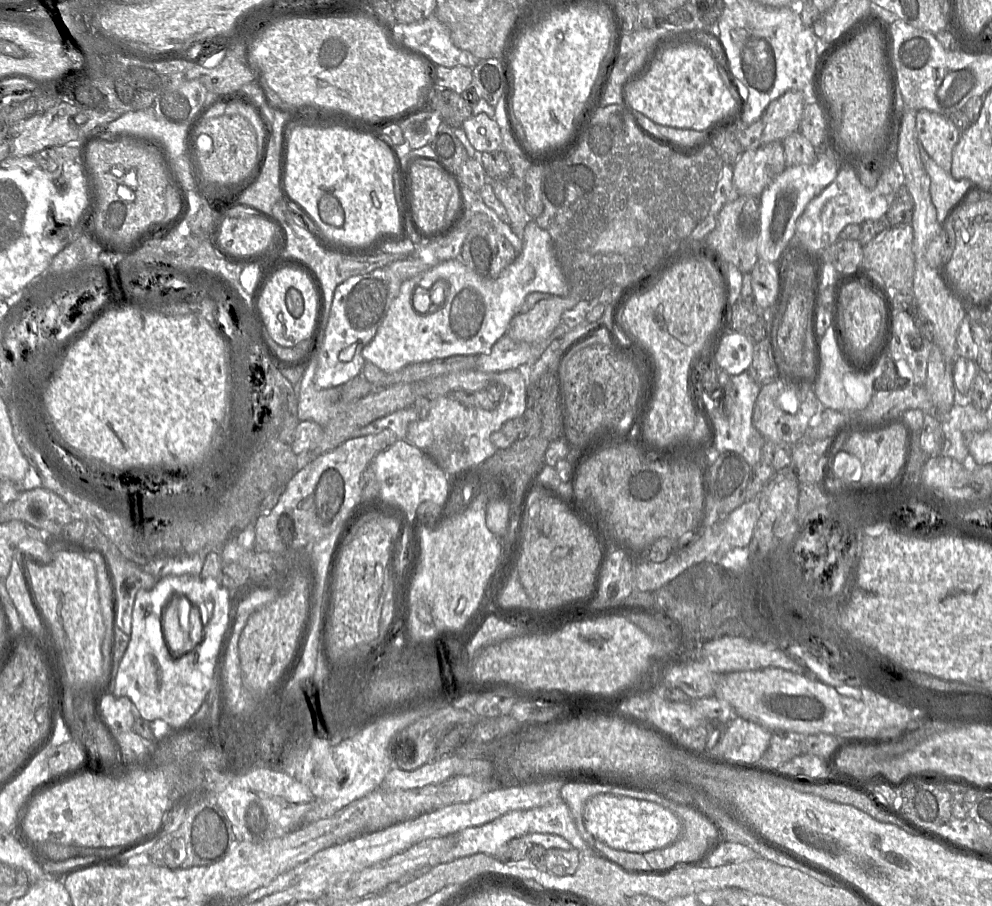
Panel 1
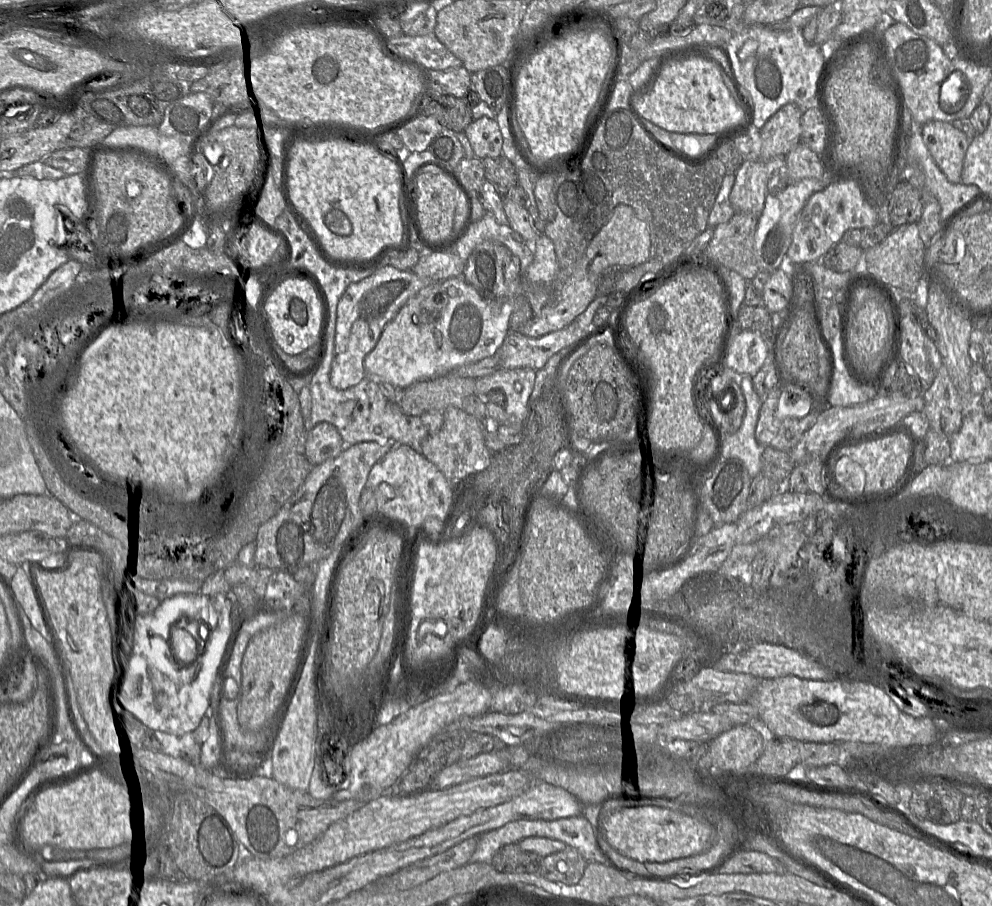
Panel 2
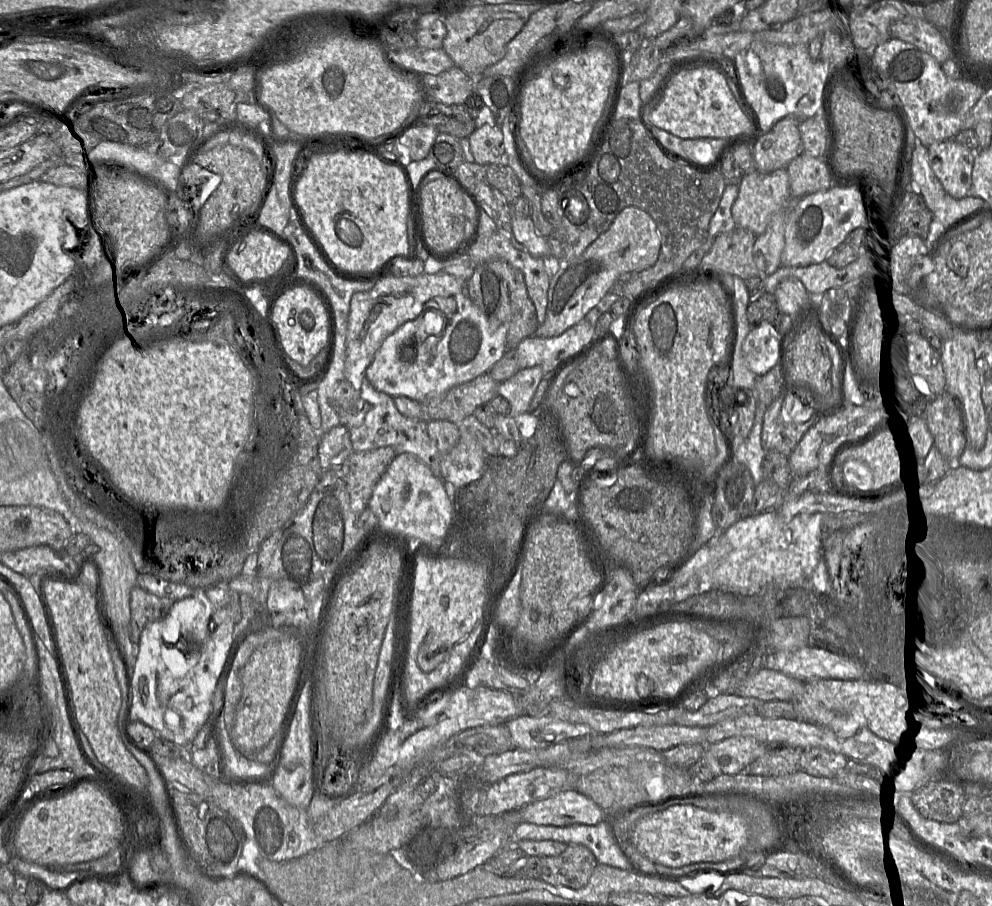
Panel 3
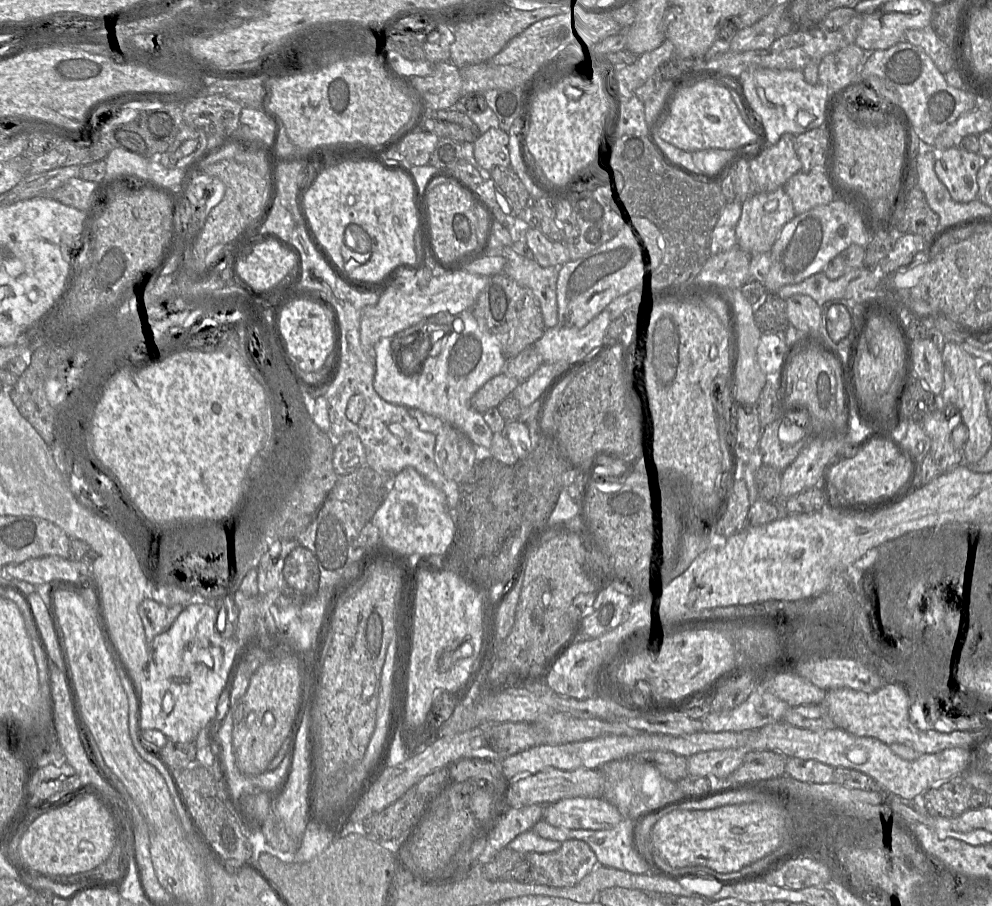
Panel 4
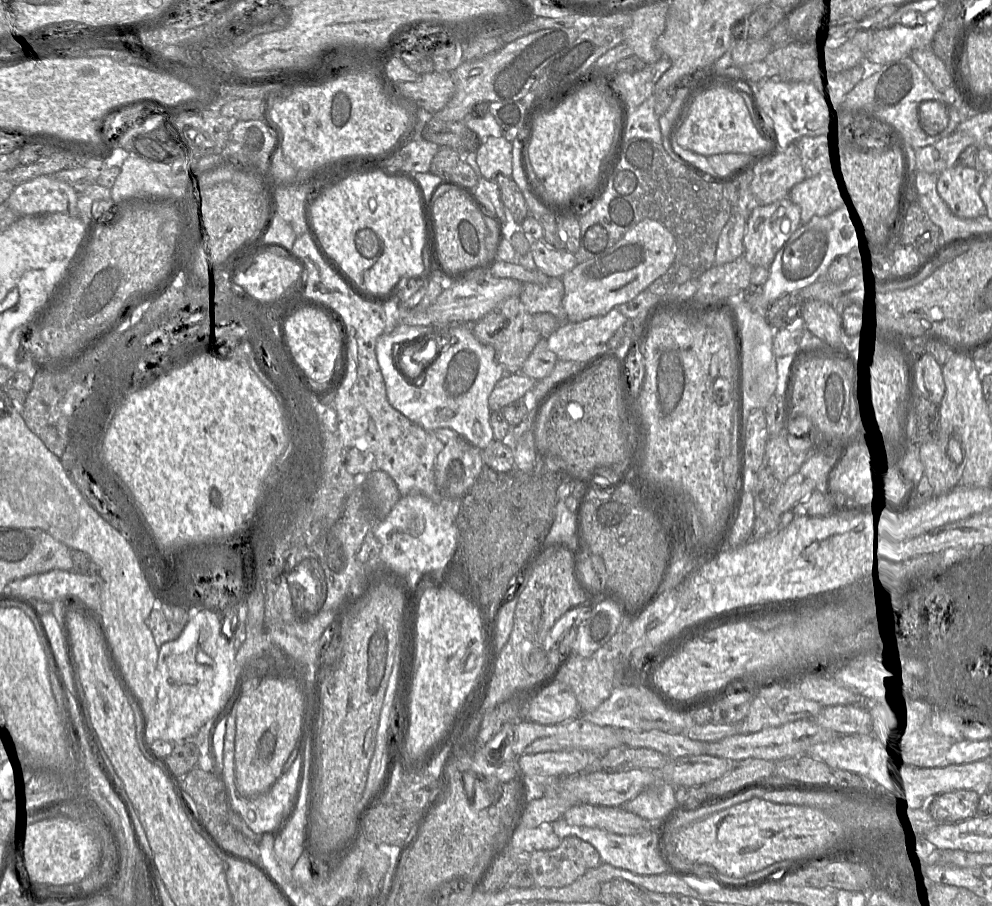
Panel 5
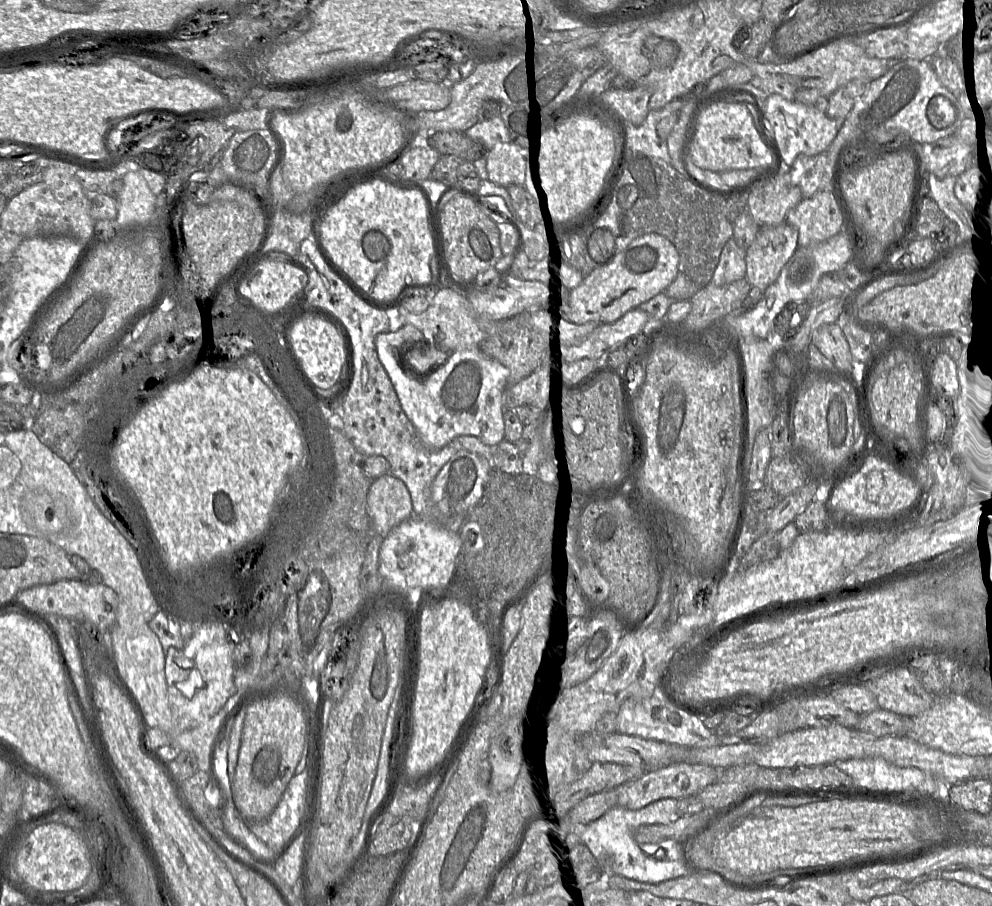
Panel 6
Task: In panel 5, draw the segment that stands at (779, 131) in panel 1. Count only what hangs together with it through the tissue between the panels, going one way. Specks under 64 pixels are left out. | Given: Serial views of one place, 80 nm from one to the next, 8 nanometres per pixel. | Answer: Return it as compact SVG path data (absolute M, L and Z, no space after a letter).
M795 144L753 170L751 189L759 204L771 204L789 197L791 189L806 178Z

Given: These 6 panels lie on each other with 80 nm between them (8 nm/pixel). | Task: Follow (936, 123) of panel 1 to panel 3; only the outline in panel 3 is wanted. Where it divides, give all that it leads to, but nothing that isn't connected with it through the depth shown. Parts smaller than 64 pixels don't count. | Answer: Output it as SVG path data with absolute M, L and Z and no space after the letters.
M955 139L928 147L931 168L945 191L953 198L972 195L972 170L976 152Z

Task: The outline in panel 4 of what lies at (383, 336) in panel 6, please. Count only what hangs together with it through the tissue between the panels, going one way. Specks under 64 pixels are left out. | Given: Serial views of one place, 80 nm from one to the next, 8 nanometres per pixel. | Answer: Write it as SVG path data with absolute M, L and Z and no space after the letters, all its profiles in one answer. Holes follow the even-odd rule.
M465 310L457 316L438 313L392 337L382 338L375 345L374 389L389 403L417 408L439 417L461 430L475 446L489 450L494 433L482 413L471 406L470 400L489 379L504 371L507 361L500 338L482 329L472 310ZM438 339L440 343L435 347L439 348L439 353L425 355L428 341L436 343ZM404 346L415 349L410 358L402 357Z

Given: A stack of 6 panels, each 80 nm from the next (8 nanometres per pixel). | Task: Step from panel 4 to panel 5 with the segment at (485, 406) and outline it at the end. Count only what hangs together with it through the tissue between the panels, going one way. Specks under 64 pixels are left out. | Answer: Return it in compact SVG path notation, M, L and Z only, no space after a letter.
M522 373L505 374L495 384L489 395L489 408L491 411L500 412L504 406L521 400L536 382L537 380Z

